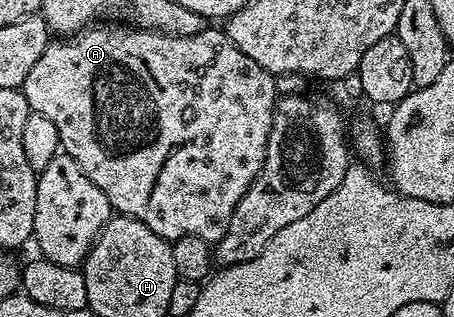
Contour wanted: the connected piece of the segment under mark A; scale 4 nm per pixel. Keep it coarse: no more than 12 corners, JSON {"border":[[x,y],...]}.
{"border":[[95,23],[21,91],[173,243],[217,243],[280,90],[221,28]]}

